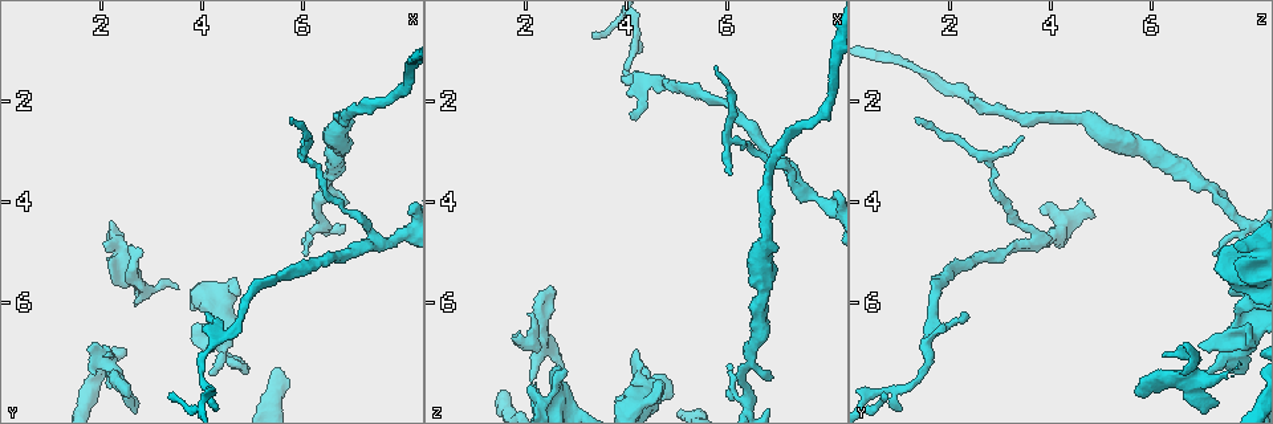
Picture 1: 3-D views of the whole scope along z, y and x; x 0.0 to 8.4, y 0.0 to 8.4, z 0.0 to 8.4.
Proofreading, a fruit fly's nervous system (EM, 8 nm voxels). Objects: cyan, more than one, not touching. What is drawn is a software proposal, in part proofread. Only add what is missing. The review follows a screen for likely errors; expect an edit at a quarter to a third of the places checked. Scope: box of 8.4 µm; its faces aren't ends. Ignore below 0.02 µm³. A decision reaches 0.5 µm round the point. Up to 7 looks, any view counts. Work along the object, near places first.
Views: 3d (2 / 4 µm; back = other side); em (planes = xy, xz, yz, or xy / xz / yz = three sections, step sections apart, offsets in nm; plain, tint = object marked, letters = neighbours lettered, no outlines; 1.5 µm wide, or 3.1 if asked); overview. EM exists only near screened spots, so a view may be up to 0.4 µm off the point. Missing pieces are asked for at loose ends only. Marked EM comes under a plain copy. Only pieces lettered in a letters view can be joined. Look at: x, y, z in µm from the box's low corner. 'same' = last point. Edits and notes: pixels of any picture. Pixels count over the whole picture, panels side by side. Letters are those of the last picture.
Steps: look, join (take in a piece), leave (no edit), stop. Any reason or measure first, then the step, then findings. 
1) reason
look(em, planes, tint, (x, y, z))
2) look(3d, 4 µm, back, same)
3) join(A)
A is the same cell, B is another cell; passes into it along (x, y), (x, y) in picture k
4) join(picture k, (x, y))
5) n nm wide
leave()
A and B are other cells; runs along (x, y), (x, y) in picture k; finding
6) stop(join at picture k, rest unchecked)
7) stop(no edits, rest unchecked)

free end
look(3d, 4 µm, (4.95, 7.30, 7.85))

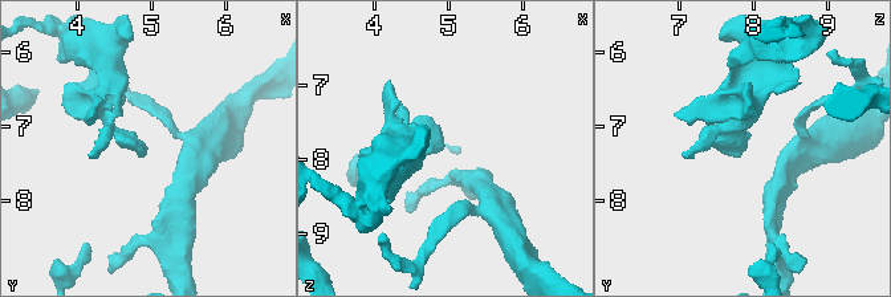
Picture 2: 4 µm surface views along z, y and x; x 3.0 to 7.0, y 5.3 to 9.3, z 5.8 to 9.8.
look(em, xz, step 4, tint, (4.95, 7.40, 7.80))

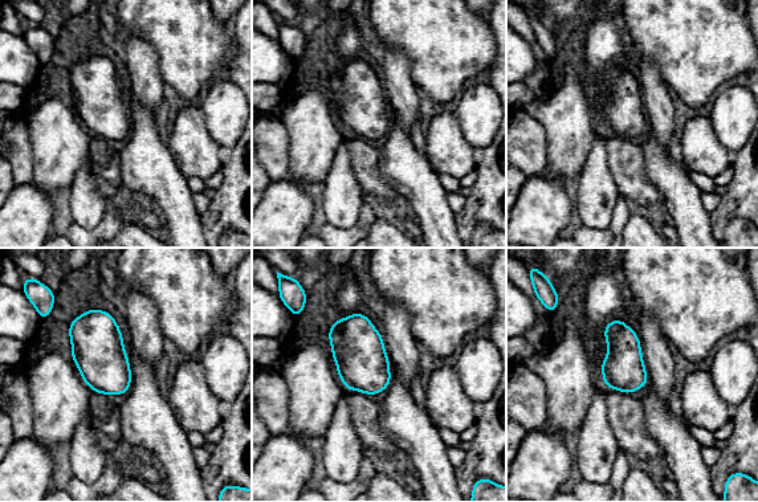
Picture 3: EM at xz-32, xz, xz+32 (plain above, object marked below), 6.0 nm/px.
look(em, planes, letters, same)

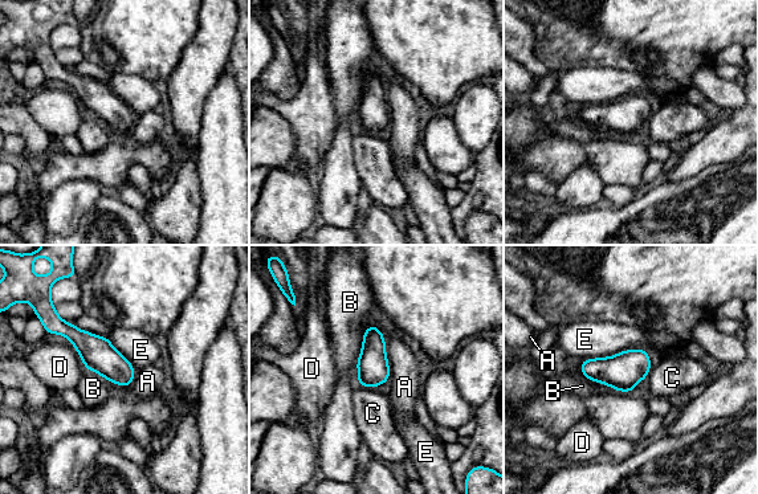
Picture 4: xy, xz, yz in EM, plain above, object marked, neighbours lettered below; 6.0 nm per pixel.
160 nm wide; E touches over 400 nm
leave()
A, B, C, D and E are other cells; none of them fits

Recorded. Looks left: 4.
look(3d, 2 µm, (2.40, 7.75, 5.70))

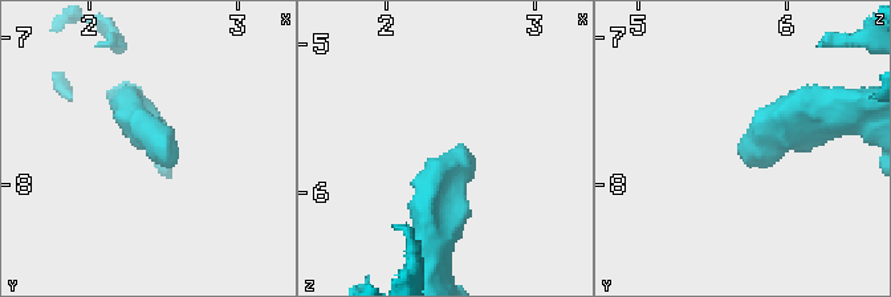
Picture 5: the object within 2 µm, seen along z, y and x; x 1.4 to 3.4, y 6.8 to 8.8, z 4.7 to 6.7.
need the tissue
look(em, planes, letters, (2.48, 7.82, 5.70))

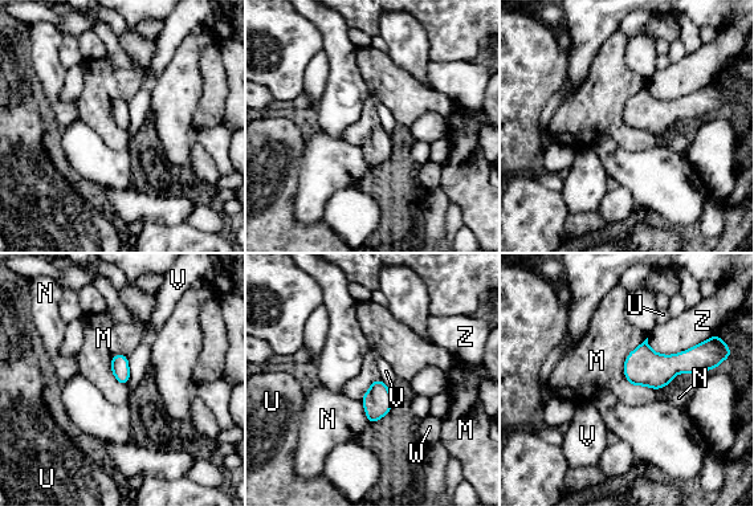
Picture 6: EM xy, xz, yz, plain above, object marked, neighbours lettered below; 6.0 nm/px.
leave()
M, N, U, V, W and Z are other cells; border along (647, 337), (623, 375), (655, 391) in picture 6; no lettered piece goes on from it

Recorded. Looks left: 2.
look(em, planes, letters, (6.05, 5.05, 7.25))

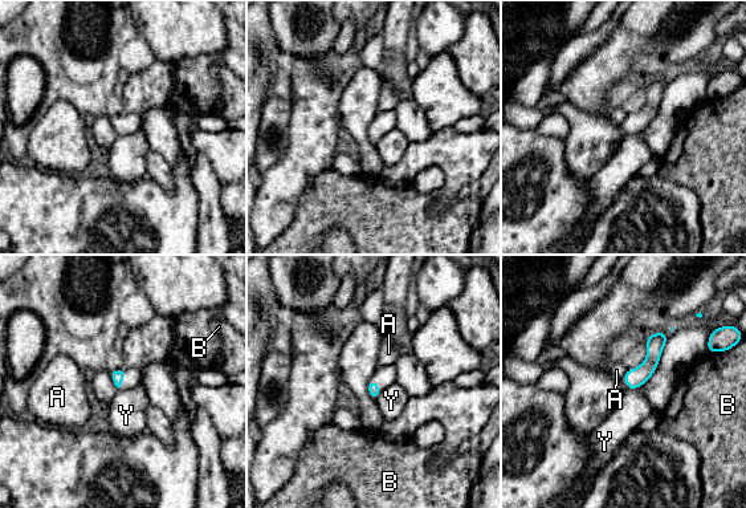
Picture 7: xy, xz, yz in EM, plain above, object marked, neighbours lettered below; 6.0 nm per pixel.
Y touches over 80 nm
leave()
A, B and Y are other cells; border along (382, 390), (375, 399) in picture 7; no lettered piece goes on from it

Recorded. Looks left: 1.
stop(no edits, rest unchecked)

